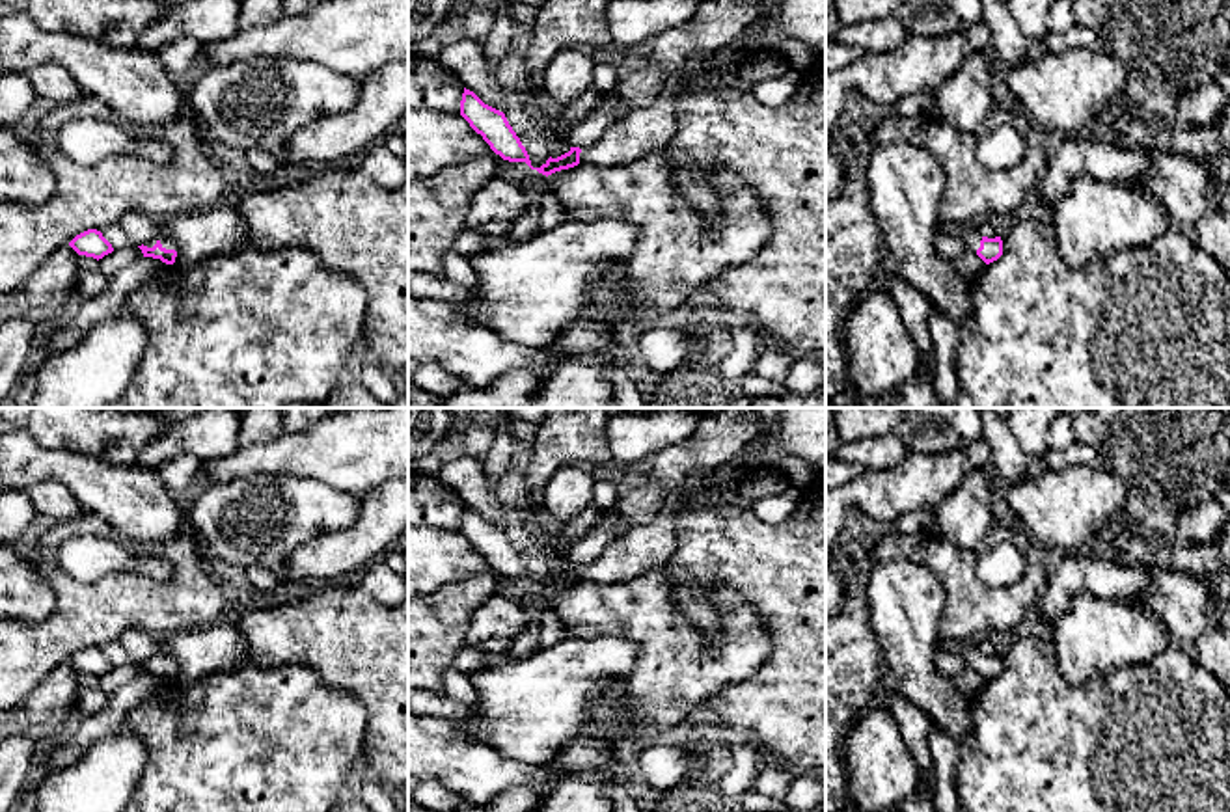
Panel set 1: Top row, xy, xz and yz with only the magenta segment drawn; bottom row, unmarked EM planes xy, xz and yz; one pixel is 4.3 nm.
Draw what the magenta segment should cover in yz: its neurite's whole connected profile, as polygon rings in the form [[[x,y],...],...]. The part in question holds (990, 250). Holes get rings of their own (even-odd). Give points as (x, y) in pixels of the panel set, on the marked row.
[[[975,223],[956,229],[956,233],[964,240],[967,251],[977,253],[986,264],[997,261],[1003,255],[1001,237],[982,237]]]

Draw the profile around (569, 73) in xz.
[[[568,47],[548,60],[542,74],[542,93],[559,104],[568,104],[593,86],[598,52]]]

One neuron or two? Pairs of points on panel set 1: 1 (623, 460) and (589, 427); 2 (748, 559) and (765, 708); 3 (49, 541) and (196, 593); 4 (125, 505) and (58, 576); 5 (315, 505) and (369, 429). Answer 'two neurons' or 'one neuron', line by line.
1: two neurons
2: one neuron
3: one neuron
4: two neurons
5: two neurons

